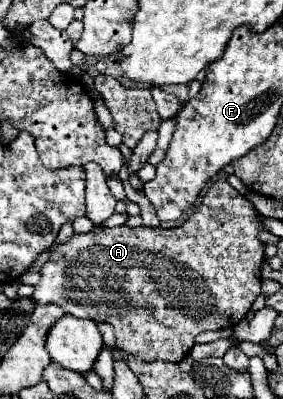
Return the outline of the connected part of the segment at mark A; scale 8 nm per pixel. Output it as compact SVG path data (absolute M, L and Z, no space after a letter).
M218 180L212 182L212 186L208 188L208 194L202 196L196 212L178 228L148 228L148 226L138 226L138 228L128 228L128 226L116 226L116 228L102 228L96 226L92 228L88 234L80 234L80 236L72 236L66 244L58 246L52 254L52 258L40 268L40 282L36 284L36 290L32 294L32 298L38 304L48 304L54 302L58 306L62 306L66 310L66 314L78 316L78 318L90 318L94 322L108 322L112 324L114 332L116 332L116 346L128 350L132 356L142 358L144 362L154 362L154 360L166 360L166 362L180 362L188 356L188 352L194 346L194 340L198 334L206 332L206 330L218 330L218 328L234 328L234 324L238 324L240 320L244 320L244 316L250 312L252 302L258 298L260 294L260 268L264 262L264 246L266 242L262 242L258 236L264 230L262 224L262 214L250 204L250 200L246 196L242 196L238 190L234 190L226 180Z

